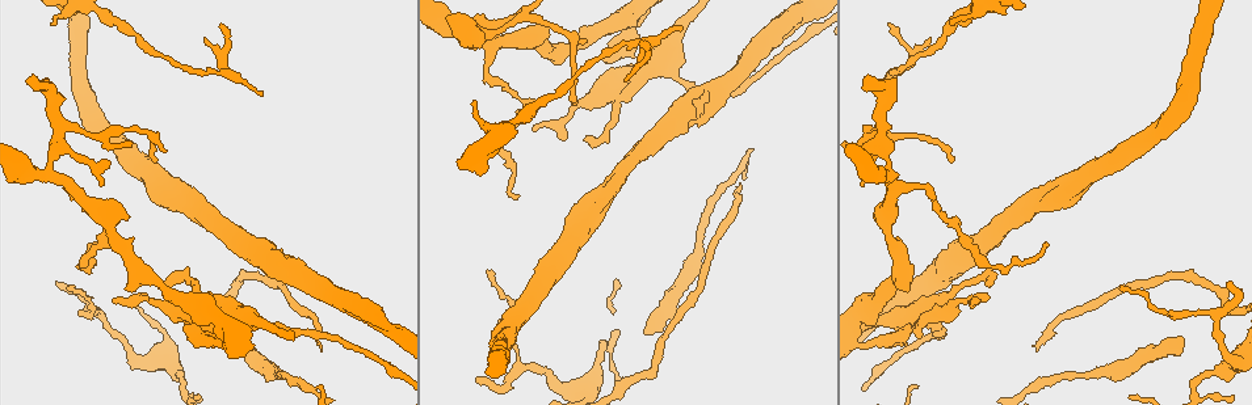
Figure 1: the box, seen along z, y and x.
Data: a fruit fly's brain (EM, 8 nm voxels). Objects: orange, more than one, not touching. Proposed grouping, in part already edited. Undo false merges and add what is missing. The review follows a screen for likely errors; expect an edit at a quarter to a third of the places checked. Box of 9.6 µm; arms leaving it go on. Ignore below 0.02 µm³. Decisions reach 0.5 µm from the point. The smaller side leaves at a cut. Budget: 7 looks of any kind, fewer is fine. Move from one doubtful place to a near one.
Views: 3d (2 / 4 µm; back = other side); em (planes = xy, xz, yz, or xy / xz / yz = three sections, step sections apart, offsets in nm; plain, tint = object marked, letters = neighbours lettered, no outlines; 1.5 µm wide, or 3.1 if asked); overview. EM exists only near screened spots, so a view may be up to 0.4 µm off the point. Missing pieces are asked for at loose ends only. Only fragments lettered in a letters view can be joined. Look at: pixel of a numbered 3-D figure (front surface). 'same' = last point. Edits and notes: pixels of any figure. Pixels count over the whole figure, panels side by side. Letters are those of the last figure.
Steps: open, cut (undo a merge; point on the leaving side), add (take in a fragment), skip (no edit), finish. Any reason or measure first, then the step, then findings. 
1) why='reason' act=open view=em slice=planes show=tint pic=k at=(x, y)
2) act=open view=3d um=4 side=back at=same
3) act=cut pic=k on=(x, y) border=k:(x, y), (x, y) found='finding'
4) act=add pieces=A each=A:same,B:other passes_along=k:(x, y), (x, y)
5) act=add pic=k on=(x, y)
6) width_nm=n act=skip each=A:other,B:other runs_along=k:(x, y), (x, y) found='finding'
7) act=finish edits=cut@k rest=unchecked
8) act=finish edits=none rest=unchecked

why='abrupt turn' act=open view=3d um=2 side=back pic=1 at=(217, 74)

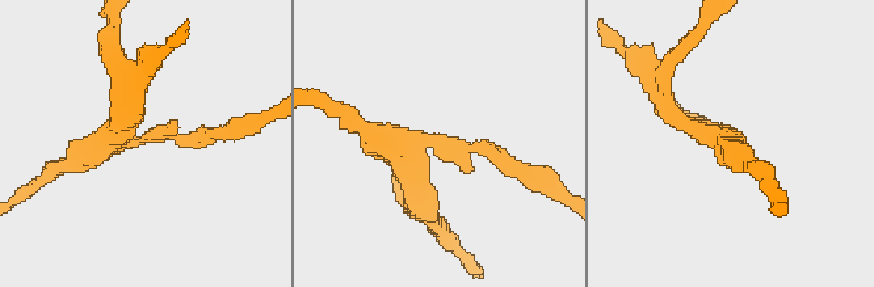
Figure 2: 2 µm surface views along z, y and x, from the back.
act=open view=em slice=planes show=letters pic=2 at=(729, 137)

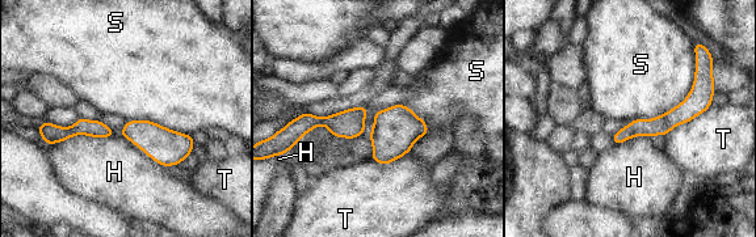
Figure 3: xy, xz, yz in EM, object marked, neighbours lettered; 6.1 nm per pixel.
longest_contact=S:500nm act=skip each=H:other,S:other,T:other border=3:(114, 132), (74, 135), (50, 145) found='all the same cell'

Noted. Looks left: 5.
why='free end' act=open view=em slice=planes show=plain pic=1 at=(113, 299)

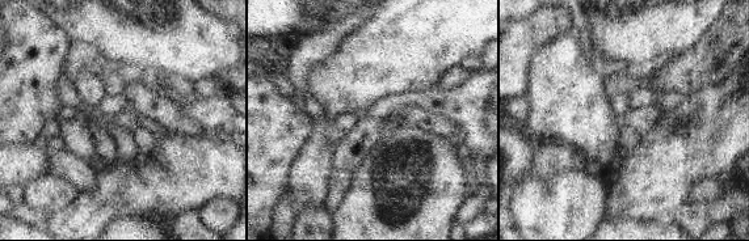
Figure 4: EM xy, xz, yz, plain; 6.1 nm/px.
why='see the neighbours' act=open view=em slice=planes show=letters at=same

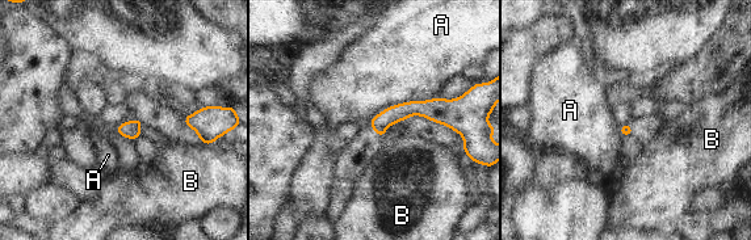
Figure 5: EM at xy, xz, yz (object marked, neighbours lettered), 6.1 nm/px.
act=skip each=A:other,B:other runs_along=5:(453, 118), (406, 109), (373, 123) found='none of them fits'

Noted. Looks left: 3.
why='abrupt turn' act=open view=3d um=4 side=back pic=1 at=(1200, 377)

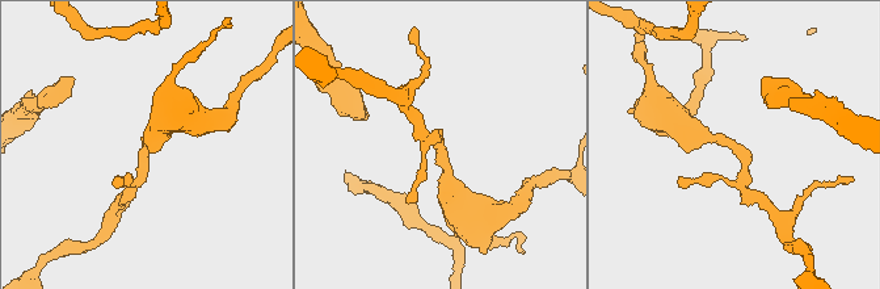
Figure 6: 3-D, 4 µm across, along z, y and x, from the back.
why='need the tissue' act=open view=em slice=planes show=tint pic=6 at=(727, 144)

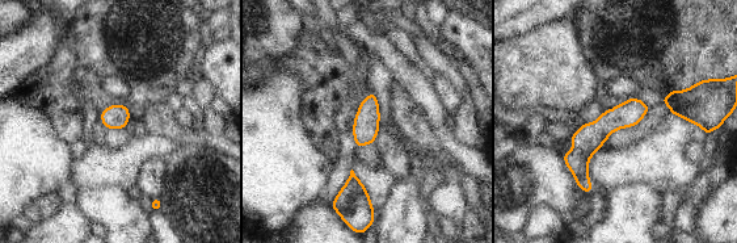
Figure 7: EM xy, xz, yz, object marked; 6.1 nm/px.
act=open view=em slice=planes show=letters at=same

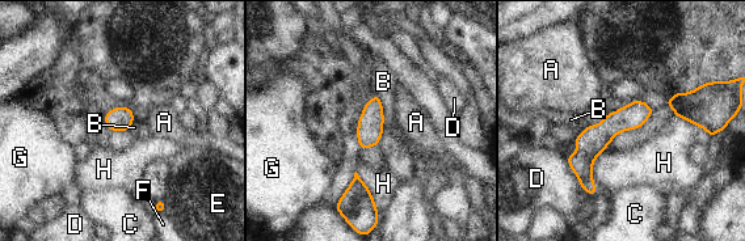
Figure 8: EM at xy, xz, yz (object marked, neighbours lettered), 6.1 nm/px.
width_nm=140 longest_contact=B:340nm act=skip each=A:other,B:other,C:other,D:other,E:other,F:other,G:other,H:other found='continuous, no second cell'

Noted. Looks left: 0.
act=finish edits=none rest=unchecked

